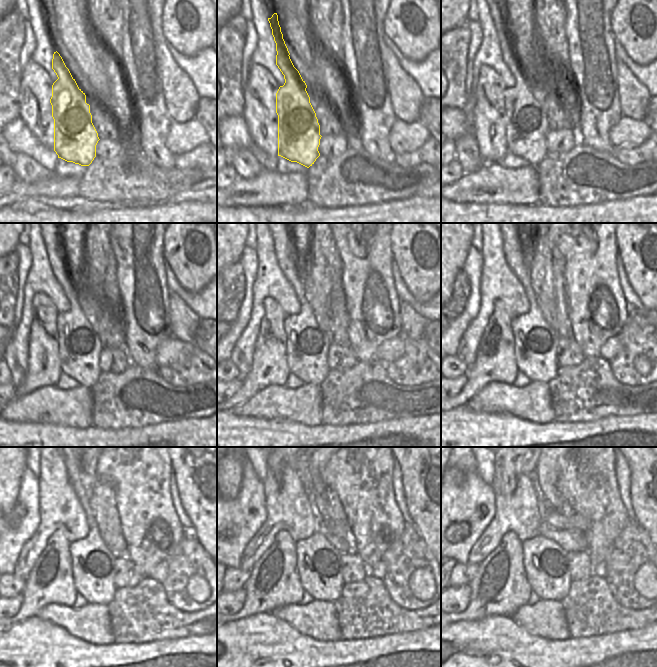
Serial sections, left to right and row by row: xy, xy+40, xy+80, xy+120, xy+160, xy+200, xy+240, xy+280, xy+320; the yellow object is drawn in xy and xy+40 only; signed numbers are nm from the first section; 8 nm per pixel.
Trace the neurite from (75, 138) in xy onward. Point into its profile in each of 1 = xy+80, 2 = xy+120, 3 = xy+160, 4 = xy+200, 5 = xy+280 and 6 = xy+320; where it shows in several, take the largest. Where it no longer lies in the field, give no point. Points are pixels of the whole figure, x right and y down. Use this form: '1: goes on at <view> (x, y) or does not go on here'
1: goes on at xy+80 (526, 129)
2: goes on at xy+120 (79, 347)
3: goes on at xy+160 (307, 345)
4: goes on at xy+200 (535, 344)
5: goes on at xy+280 (319, 564)
6: goes on at xy+320 (547, 567)

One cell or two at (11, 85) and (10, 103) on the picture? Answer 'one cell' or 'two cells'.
one cell

